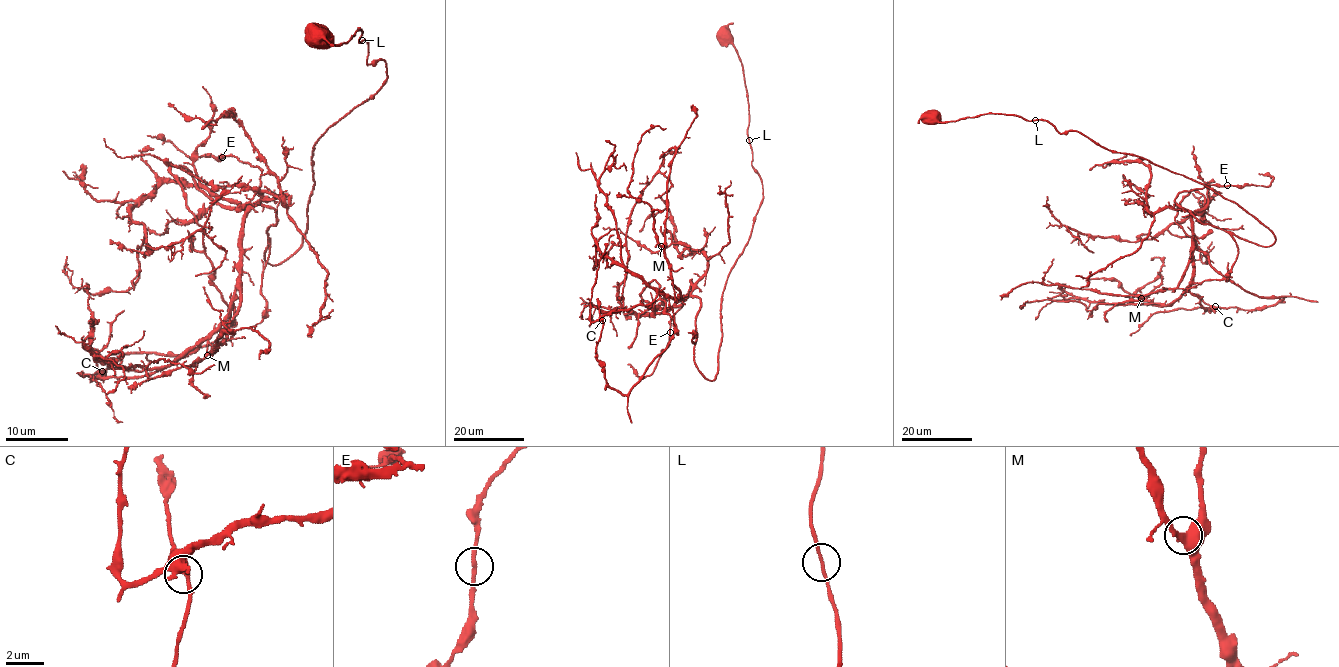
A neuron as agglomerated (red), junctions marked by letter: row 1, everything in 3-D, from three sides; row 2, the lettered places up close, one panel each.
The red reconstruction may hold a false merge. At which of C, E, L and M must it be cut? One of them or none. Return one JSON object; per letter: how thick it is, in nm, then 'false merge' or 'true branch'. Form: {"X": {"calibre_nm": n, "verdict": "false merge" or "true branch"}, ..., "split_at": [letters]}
{"C": {"calibre_nm": 440, "verdict": "true branch"}, "E": {"calibre_nm": 200, "verdict": "true branch"}, "L": {"calibre_nm": 150, "verdict": "true branch"}, "M": {"calibre_nm": 460, "verdict": "true branch"}, "split_at": []}

